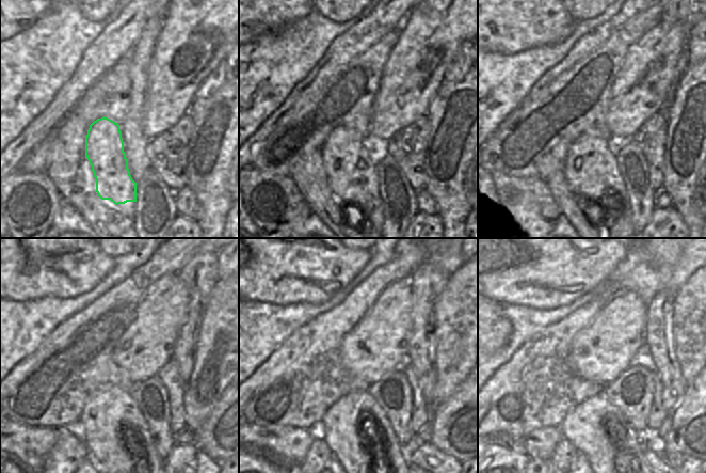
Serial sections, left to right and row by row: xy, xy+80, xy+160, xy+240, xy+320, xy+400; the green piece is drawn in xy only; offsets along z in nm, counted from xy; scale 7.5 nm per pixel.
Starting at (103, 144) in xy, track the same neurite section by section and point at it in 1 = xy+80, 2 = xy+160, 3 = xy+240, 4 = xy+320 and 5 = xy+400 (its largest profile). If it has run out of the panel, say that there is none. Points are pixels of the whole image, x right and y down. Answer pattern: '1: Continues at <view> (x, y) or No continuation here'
1: Continues at xy+80 (352, 177)
2: Continues at xy+160 (591, 173)
3: Continues at xy+240 (111, 418)
4: Continues at xy+320 (351, 426)
5: Continues at xy+400 (597, 428)

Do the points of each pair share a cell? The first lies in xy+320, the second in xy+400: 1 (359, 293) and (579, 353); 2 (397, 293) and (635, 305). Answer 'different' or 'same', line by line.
1: different
2: same

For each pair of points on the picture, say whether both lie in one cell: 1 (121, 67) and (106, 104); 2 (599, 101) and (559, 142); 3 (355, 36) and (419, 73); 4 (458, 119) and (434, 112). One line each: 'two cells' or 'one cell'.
1: one cell
2: one cell
3: two cells
4: one cell

